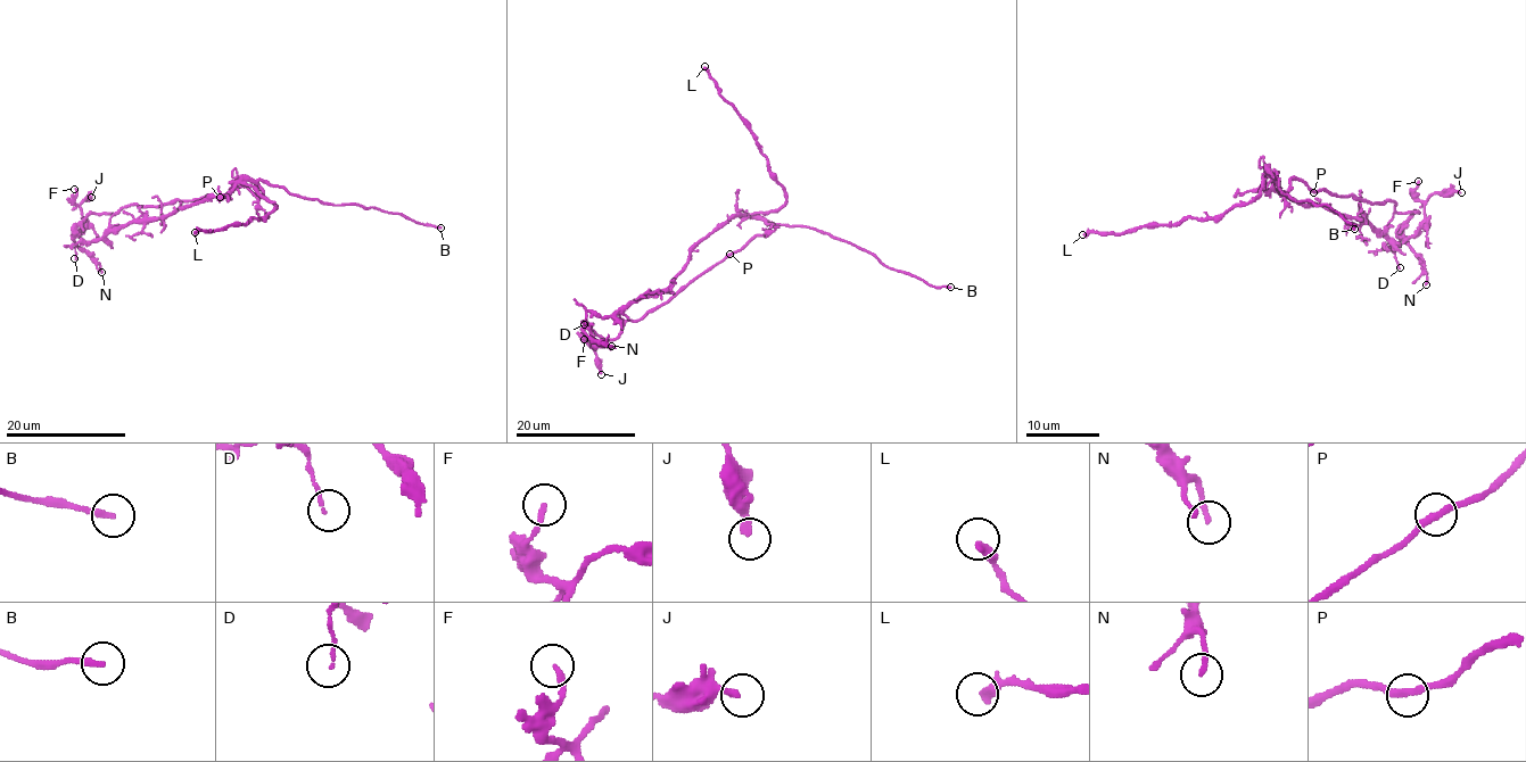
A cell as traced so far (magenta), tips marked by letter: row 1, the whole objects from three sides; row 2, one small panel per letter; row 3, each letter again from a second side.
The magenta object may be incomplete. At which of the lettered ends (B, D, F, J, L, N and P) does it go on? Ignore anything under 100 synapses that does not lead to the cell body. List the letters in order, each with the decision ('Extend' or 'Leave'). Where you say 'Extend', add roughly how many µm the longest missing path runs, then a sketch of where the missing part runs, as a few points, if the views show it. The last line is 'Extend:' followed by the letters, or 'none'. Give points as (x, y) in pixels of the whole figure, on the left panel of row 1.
B: Extend. Missing length about 7 µm. Course of what is missing: (440, 228), (469, 233), (478, 239)
D: Leave
F: Leave
J: Leave
L: Leave
N: Leave
P: Leave
Extend: B

